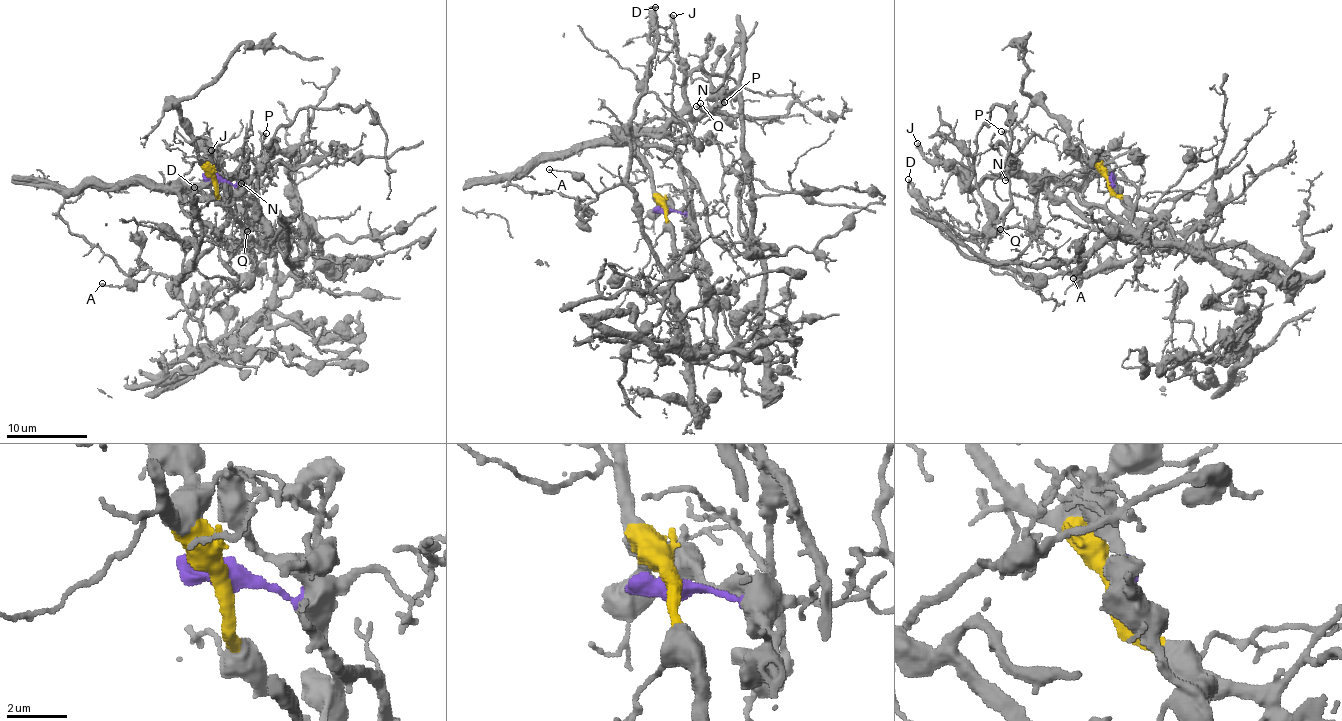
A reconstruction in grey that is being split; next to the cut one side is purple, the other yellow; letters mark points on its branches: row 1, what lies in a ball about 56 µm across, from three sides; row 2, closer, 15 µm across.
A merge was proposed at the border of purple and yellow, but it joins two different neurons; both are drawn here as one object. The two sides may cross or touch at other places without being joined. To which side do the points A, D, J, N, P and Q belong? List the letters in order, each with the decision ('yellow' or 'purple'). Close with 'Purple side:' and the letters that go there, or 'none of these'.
A: yellow
D: yellow
J: purple
N: purple
P: purple
Q: purple
Purple side: J, N, P, Q

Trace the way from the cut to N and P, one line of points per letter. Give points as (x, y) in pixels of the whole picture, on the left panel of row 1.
N: (215, 180), (256, 178), (265, 188), (270, 169), (246, 192), (211, 188), (247, 161), (240, 183)
P: (215, 180), (256, 178), (265, 190), (270, 169), (246, 192), (211, 188), (261, 153), (267, 132)

